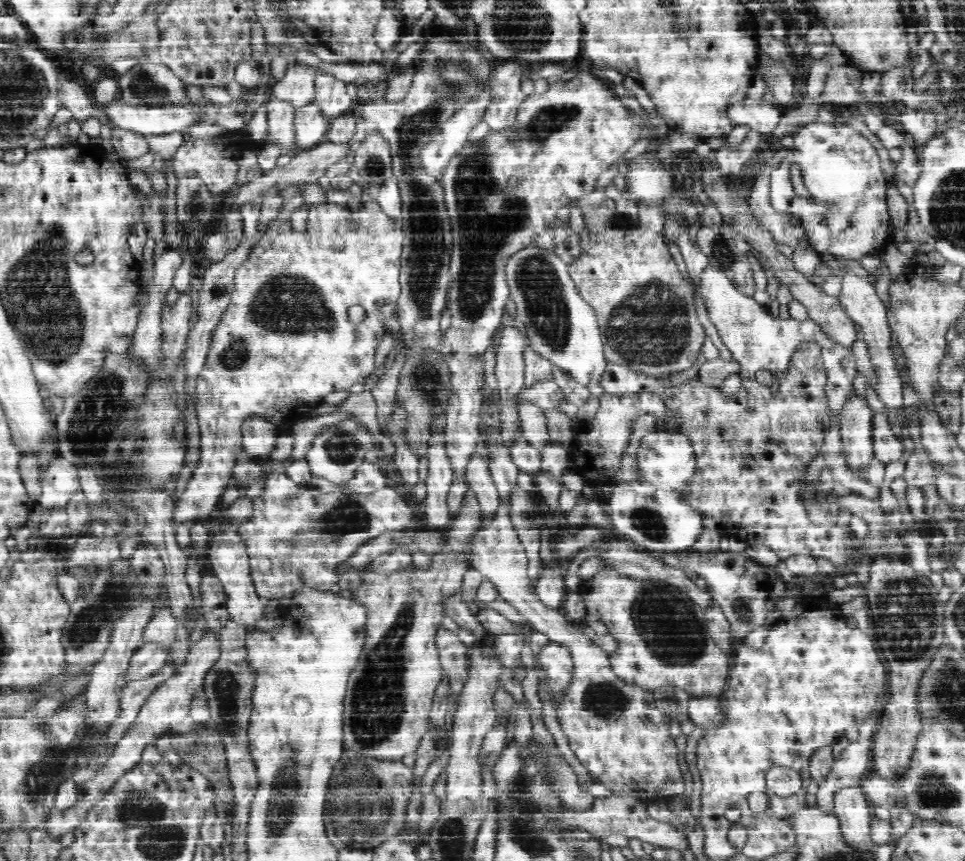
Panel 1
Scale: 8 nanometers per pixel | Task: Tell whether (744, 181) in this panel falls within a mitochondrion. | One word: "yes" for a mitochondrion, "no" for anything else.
no

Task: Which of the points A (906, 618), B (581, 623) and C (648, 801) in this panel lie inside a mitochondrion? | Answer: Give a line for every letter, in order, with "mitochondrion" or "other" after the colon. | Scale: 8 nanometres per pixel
A: mitochondrion
B: other
C: other

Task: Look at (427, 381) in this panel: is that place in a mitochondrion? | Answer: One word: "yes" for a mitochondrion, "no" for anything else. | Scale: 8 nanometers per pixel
yes

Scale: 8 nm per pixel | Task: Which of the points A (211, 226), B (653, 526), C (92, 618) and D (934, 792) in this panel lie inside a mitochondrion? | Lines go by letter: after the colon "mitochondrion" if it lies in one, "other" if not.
A: other
B: mitochondrion
C: mitochondrion
D: mitochondrion

